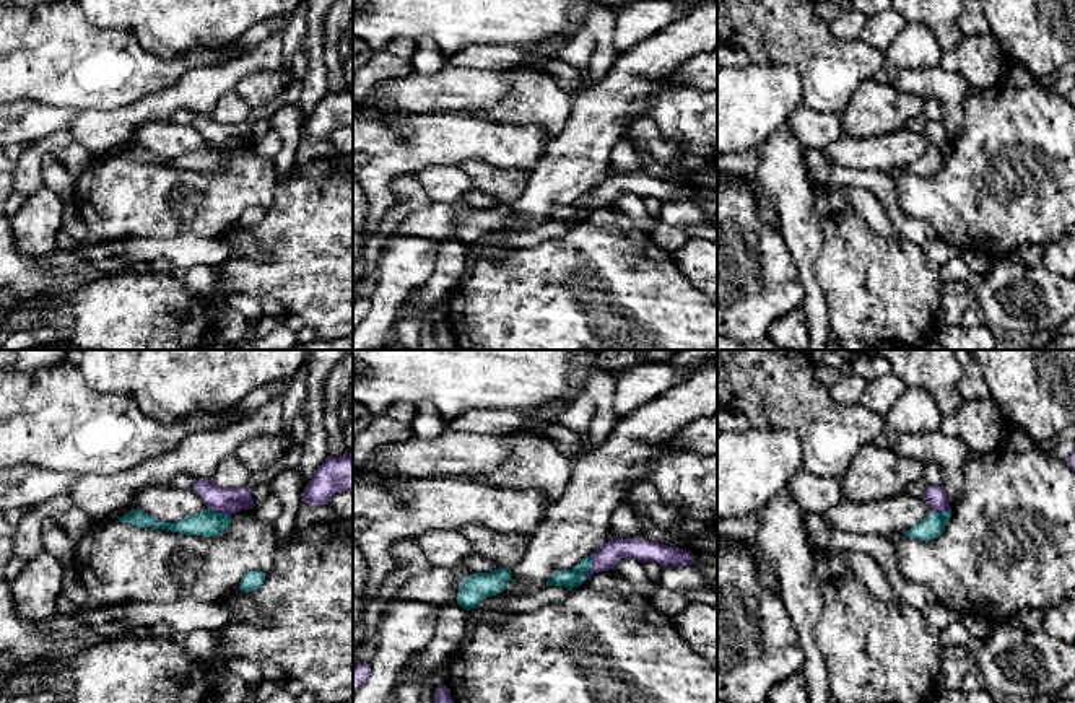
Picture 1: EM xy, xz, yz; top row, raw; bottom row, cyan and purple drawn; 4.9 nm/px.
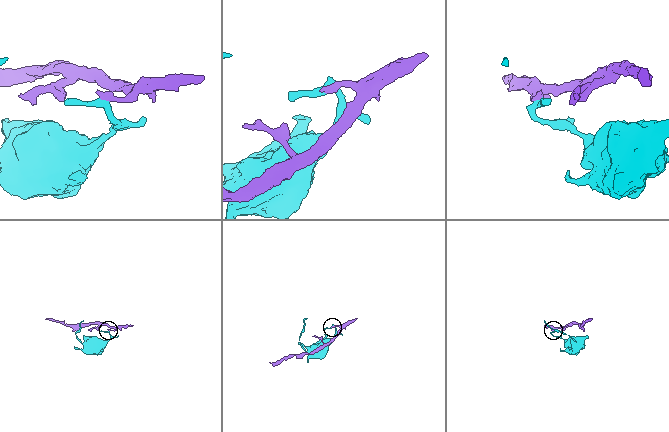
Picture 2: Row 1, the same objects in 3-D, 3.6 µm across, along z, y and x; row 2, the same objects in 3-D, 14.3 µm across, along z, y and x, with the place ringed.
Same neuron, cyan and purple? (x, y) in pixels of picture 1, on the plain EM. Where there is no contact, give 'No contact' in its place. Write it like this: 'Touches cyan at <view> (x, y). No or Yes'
Touches cyan at xz (591, 200). No

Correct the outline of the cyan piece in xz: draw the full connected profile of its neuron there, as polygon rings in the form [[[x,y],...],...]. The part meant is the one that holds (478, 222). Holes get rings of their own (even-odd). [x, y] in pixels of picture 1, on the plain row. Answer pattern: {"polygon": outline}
{"polygon": [[[511,203],[473,208],[459,218],[457,239],[465,246],[475,244],[483,234],[503,228],[509,216]]]}

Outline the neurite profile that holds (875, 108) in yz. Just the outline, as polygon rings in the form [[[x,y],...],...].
[[[865,80],[841,114],[844,133],[873,138],[898,132],[909,119],[922,114],[924,103],[920,96],[904,93],[891,83]]]

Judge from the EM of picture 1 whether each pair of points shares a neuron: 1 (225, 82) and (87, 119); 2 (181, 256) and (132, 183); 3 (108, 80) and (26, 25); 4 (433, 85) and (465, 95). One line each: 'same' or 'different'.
1: same
2: different
3: same
4: same

